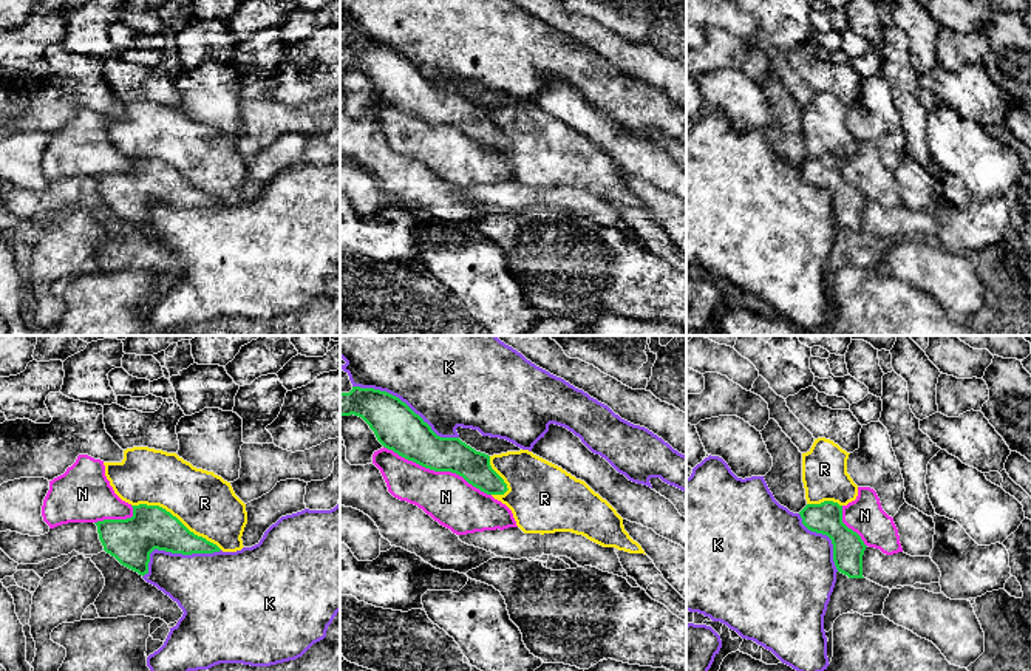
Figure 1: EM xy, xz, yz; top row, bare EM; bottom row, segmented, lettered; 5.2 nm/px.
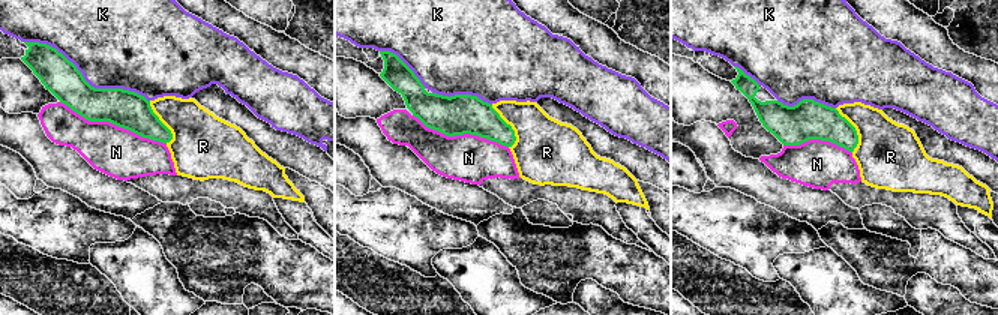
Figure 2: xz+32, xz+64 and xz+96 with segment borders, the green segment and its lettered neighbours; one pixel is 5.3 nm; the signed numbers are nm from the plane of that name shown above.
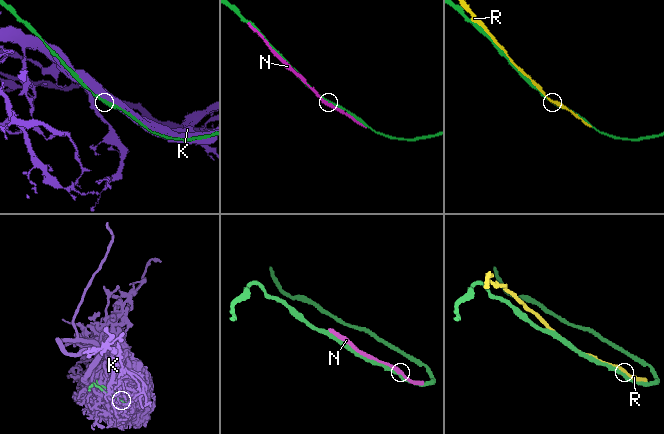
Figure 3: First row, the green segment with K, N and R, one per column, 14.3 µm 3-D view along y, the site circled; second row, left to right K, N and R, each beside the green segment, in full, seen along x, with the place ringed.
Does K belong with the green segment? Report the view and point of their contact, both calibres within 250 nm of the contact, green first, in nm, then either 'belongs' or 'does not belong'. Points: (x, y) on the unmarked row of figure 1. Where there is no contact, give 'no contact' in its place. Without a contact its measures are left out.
contact xz (404, 56); calibres 240 and 420 nm; does not belong

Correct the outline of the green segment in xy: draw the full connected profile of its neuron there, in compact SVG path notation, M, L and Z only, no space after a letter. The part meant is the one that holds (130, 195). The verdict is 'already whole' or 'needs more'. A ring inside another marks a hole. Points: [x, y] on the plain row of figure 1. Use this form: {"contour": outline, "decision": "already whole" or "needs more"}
{"contour": "M159 159L131 161L131 172L104 173L94 178L104 204L142 230L148 227L150 207L155 203L182 209L221 204L216 198L190 186Z", "decision": "already whole"}

